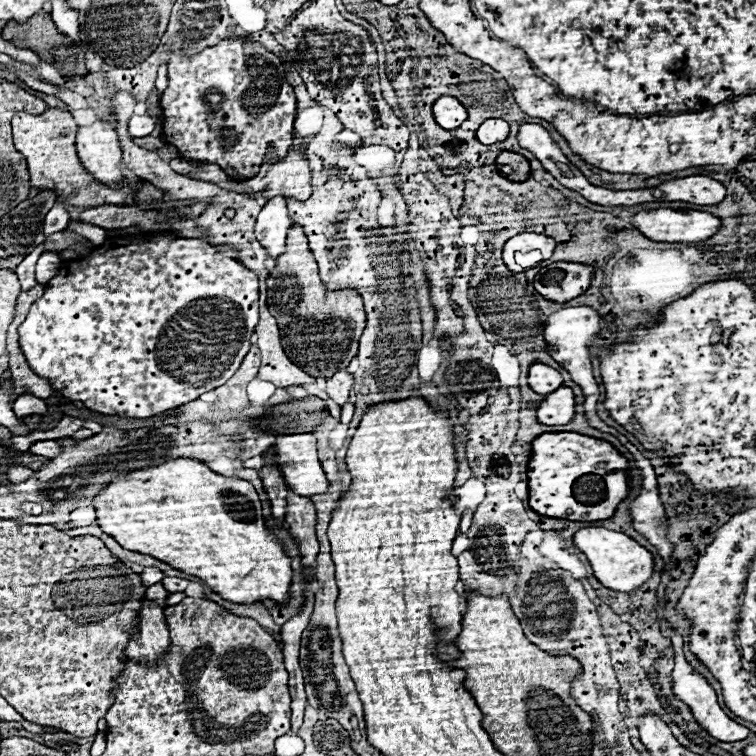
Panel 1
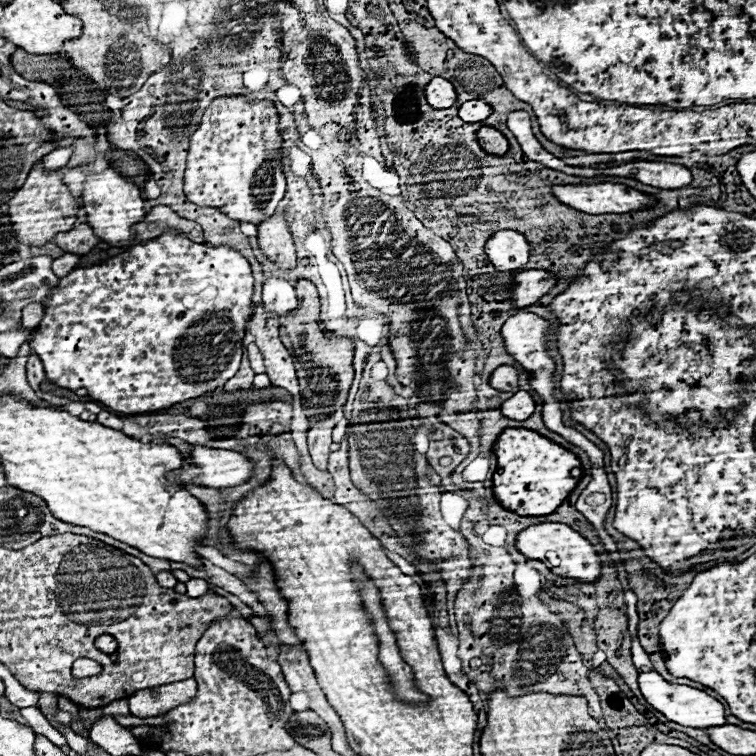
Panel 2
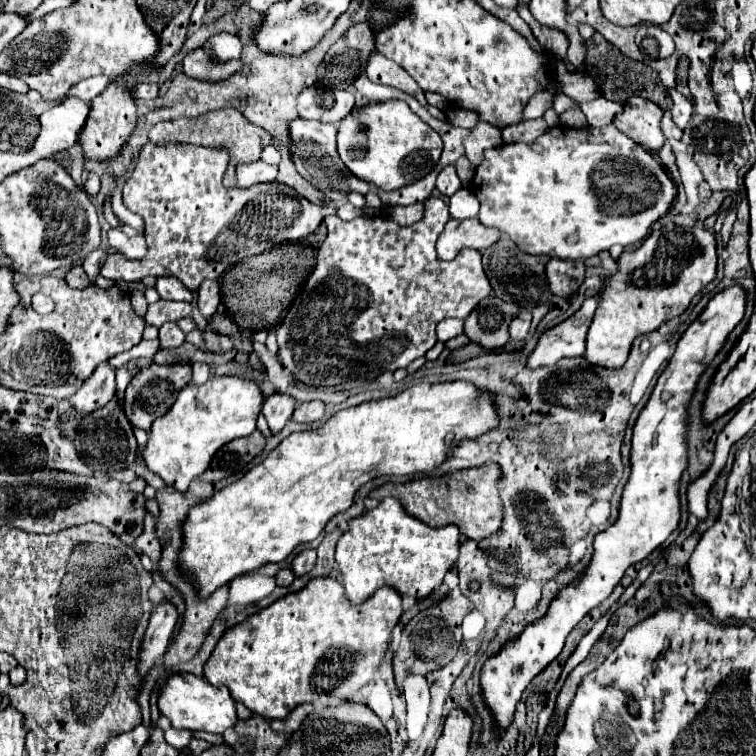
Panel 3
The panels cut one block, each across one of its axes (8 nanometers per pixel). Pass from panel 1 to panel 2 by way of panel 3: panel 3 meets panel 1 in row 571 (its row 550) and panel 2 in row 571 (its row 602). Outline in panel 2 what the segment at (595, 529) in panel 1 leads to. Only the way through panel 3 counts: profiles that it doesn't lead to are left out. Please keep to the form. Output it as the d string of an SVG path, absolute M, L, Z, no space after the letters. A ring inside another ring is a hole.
M542 522L542 524L532 524L532 526L524 528L516 536L516 550L520 554L524 554L528 560L542 560L542 562L546 562L546 552L554 550L562 560L560 566L550 568L556 576L570 576L574 580L586 580L586 582L594 582L600 576L600 558L598 558L594 546L566 524Z

